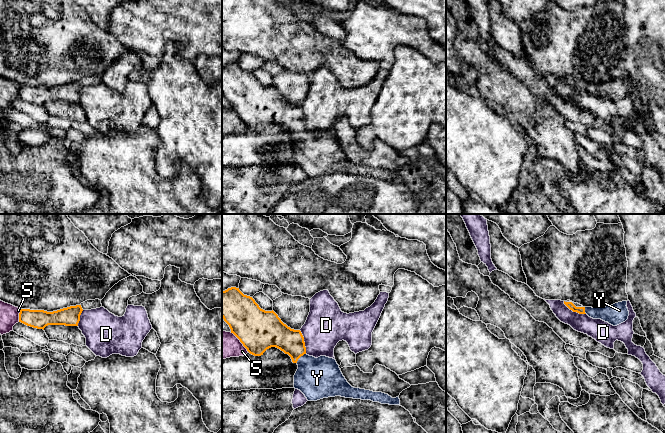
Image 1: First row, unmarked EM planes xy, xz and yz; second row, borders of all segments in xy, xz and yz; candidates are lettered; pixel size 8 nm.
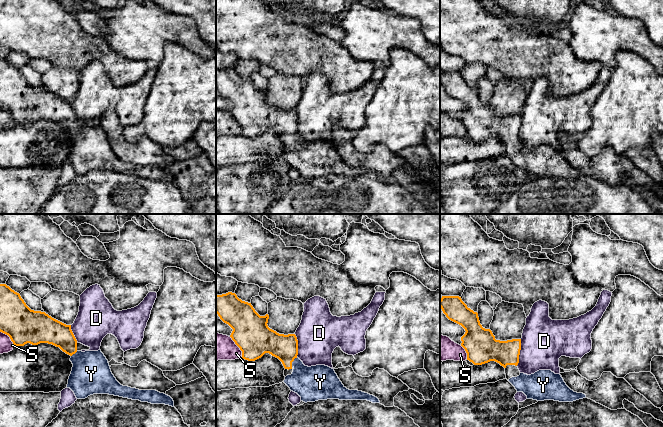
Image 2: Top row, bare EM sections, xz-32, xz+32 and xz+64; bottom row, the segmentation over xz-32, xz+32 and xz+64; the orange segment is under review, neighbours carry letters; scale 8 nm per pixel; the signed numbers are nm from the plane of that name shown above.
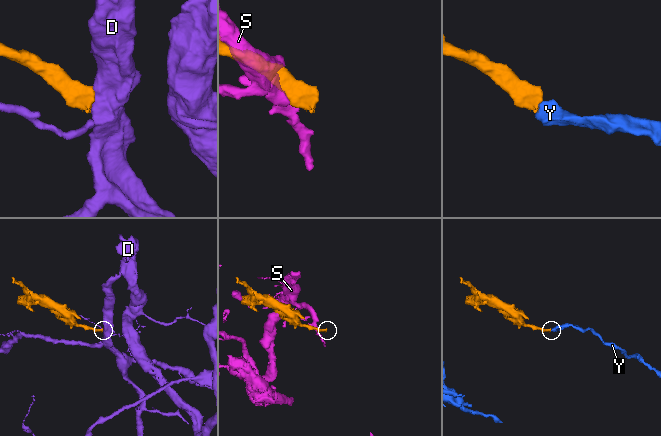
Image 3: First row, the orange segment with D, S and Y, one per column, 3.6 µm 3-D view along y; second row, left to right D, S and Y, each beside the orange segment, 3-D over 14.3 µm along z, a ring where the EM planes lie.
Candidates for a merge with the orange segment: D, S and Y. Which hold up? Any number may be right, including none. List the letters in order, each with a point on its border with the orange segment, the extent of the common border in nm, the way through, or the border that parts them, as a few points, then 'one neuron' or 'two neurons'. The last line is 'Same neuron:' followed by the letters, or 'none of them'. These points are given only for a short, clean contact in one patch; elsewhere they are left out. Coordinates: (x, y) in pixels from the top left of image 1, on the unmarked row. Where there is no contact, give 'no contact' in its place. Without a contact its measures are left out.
D: meets orange in yz at (574, 87); contact 220 nm long; border along yz (563, 77), (573, 87), (585, 90); two neurons
S: meets orange in xz at (240, 117); contact 220 nm long; two neurons
Y: meets orange in xz at (300, 132); contact 110 nm long; runs through xz (279, 111), (300, 132), (317, 154); one neuron
Same neuron: Y

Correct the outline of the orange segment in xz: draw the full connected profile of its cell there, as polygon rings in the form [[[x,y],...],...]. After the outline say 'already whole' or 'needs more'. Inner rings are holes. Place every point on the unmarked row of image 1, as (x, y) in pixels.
[[[239,64],[222,67],[222,94],[250,130],[261,132],[271,123],[288,130],[298,141],[294,164],[300,166],[308,177],[341,172],[400,181],[399,173],[352,163],[335,135],[307,131],[300,106],[288,103],[273,86],[261,85],[252,73],[244,71]]] | needs more

